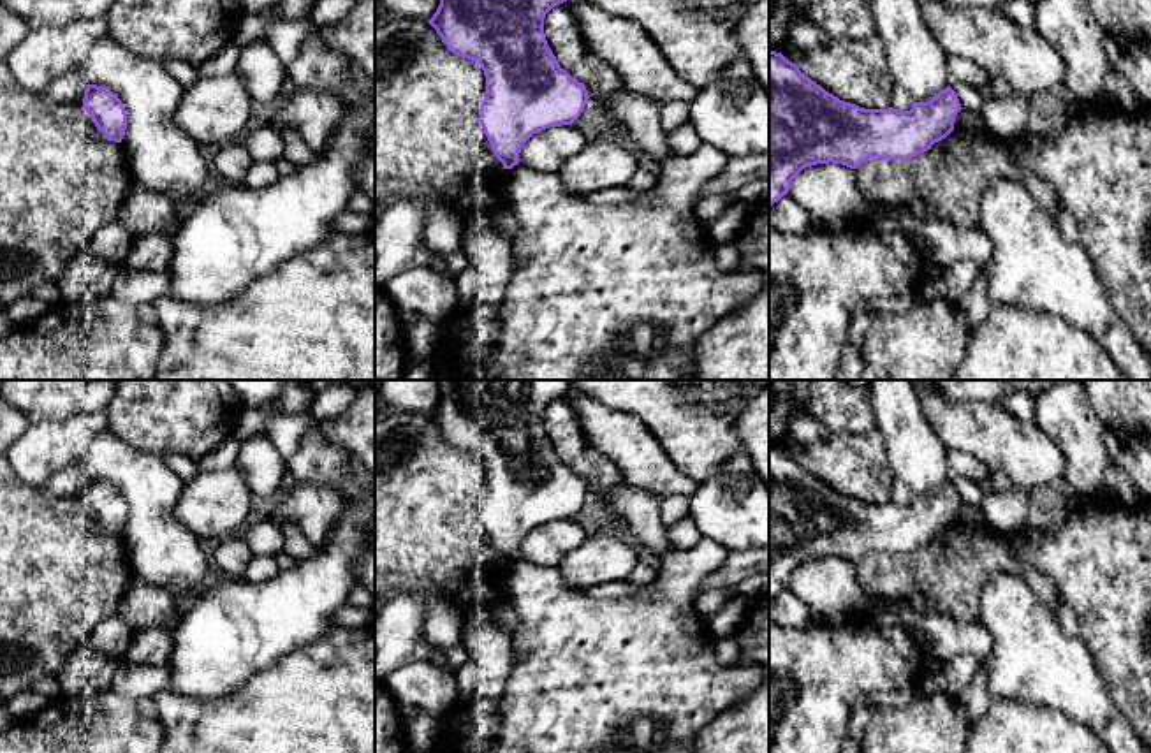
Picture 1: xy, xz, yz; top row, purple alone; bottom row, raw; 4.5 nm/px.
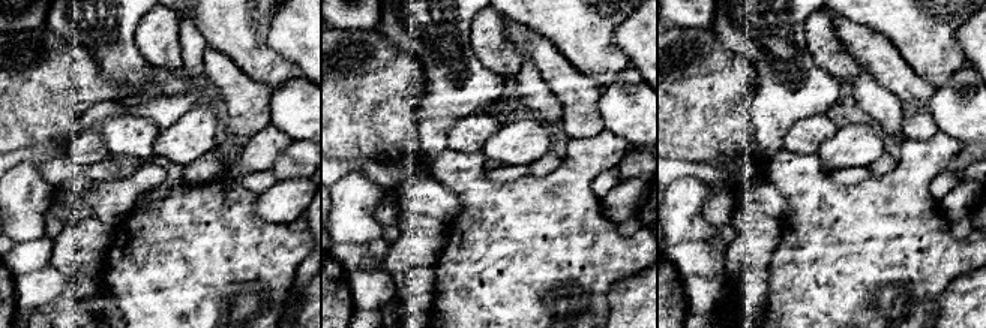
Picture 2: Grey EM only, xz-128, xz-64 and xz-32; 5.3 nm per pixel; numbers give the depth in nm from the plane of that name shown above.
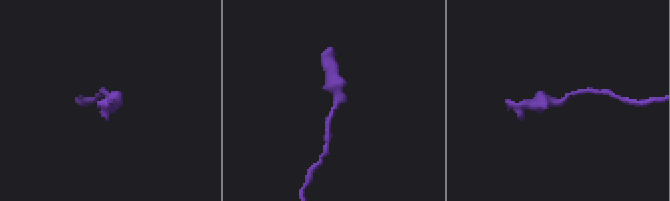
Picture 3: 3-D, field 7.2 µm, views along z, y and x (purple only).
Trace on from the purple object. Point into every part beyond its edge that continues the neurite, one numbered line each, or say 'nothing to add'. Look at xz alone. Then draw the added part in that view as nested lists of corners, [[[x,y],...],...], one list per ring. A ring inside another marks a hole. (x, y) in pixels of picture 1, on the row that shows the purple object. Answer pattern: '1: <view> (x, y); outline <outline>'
nothing to add

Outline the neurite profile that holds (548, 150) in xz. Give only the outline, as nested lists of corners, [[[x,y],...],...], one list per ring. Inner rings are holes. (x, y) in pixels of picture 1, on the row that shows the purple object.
[[[574,125],[549,127],[523,144],[519,164],[526,169],[558,172],[570,157],[586,148],[588,139],[590,135]]]

